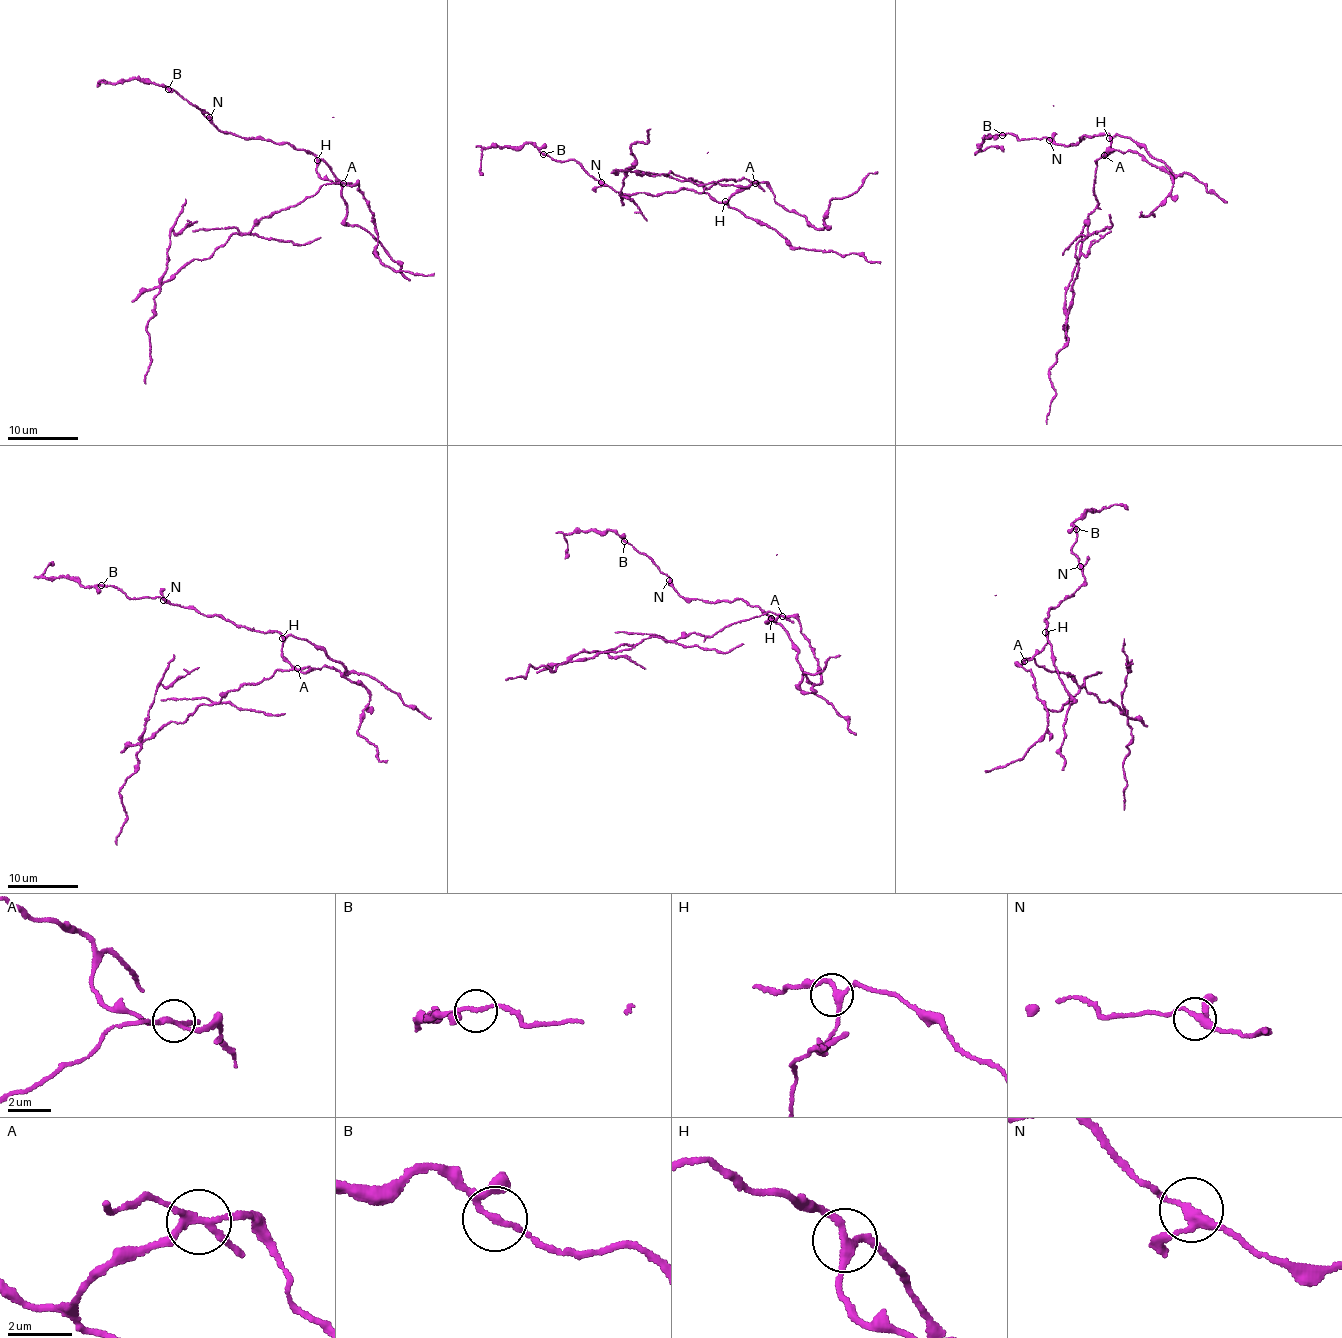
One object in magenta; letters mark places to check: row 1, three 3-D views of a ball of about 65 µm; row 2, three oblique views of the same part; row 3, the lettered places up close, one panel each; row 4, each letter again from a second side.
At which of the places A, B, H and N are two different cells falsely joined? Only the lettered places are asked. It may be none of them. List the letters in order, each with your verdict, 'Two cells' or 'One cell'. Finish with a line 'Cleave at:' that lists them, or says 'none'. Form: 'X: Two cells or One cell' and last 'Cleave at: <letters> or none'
A: Two cells
B: One cell
H: One cell
N: One cell
Cleave at: A

